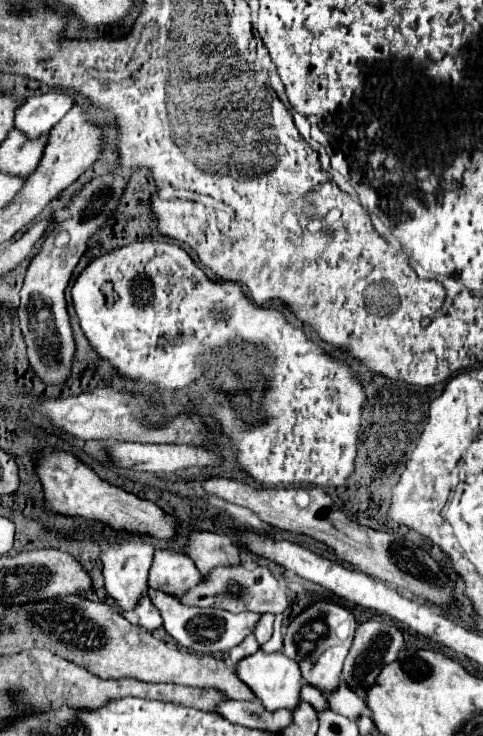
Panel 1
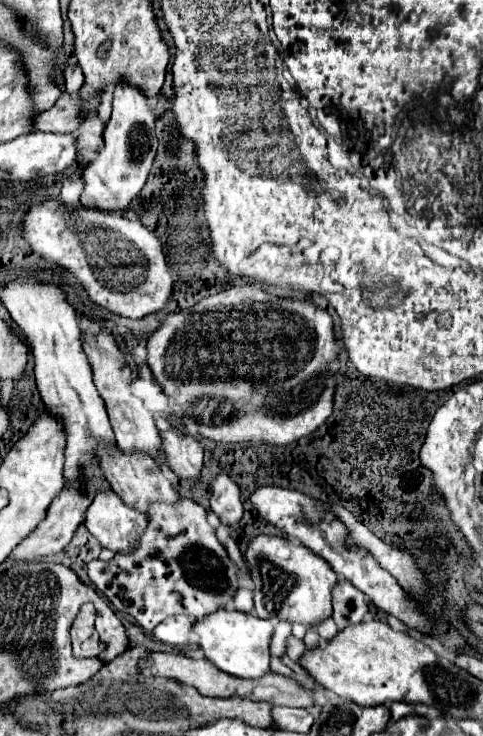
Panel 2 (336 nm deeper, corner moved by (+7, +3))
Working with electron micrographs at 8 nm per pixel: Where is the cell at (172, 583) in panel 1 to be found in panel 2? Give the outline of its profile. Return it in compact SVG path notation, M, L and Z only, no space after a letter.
M113 490L99 492L85 514L87 530L103 548L131 552L147 526L147 516L125 504Z

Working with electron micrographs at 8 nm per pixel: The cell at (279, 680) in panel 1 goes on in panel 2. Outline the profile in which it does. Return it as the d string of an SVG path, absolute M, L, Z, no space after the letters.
M223 610L213 612L193 624L193 632L199 636L199 646L205 652L205 658L213 662L219 670L227 674L235 674L239 678L261 678L269 672L269 640L273 634L273 622L259 618L255 614Z

